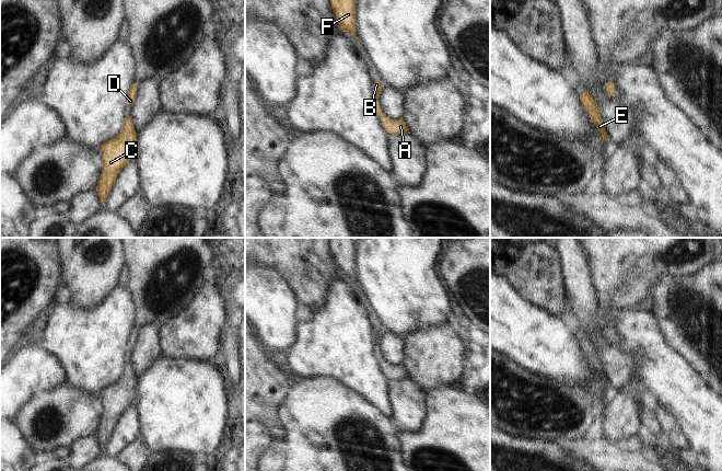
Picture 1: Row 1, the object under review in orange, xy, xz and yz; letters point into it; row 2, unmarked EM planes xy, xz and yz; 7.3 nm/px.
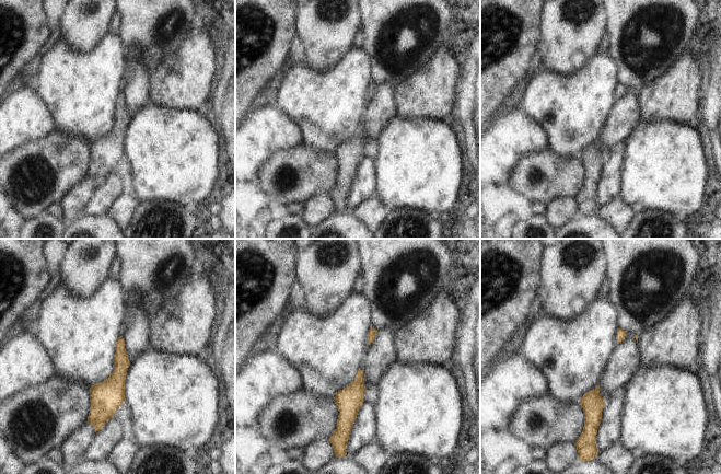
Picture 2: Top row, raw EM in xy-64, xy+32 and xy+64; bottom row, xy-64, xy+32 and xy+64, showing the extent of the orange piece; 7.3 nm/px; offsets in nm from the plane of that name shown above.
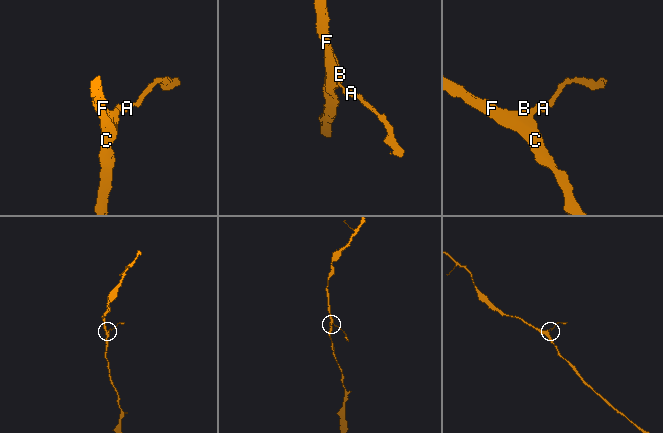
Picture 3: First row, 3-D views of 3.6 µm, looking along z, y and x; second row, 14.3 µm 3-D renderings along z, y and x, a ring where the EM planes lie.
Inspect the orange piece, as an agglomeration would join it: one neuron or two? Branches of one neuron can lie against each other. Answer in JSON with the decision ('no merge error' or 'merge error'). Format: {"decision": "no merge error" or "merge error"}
{"decision": "no merge error"}

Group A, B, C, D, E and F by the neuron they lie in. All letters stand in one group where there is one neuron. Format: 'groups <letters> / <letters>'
groups A B C D E F

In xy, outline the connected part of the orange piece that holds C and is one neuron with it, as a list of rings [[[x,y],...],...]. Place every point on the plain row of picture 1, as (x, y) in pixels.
[[[130,361],[125,363],[118,380],[98,394],[102,400],[102,418],[96,432],[101,451],[110,437],[123,413],[130,406],[136,394],[137,378]]]

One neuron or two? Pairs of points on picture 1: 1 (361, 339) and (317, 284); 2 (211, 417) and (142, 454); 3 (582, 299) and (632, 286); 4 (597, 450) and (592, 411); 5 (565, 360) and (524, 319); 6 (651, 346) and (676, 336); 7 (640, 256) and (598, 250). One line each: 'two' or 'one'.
1: two
2: two
3: two
4: two
5: one
6: two
7: one

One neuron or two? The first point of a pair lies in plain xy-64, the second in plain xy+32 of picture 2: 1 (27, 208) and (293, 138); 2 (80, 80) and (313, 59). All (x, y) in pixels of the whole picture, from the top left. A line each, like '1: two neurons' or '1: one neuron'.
1: two neurons
2: two neurons

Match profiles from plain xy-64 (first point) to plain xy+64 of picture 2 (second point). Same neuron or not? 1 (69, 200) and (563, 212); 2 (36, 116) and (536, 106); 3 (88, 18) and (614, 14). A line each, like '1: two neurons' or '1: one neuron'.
1: one neuron
2: two neurons
3: two neurons

